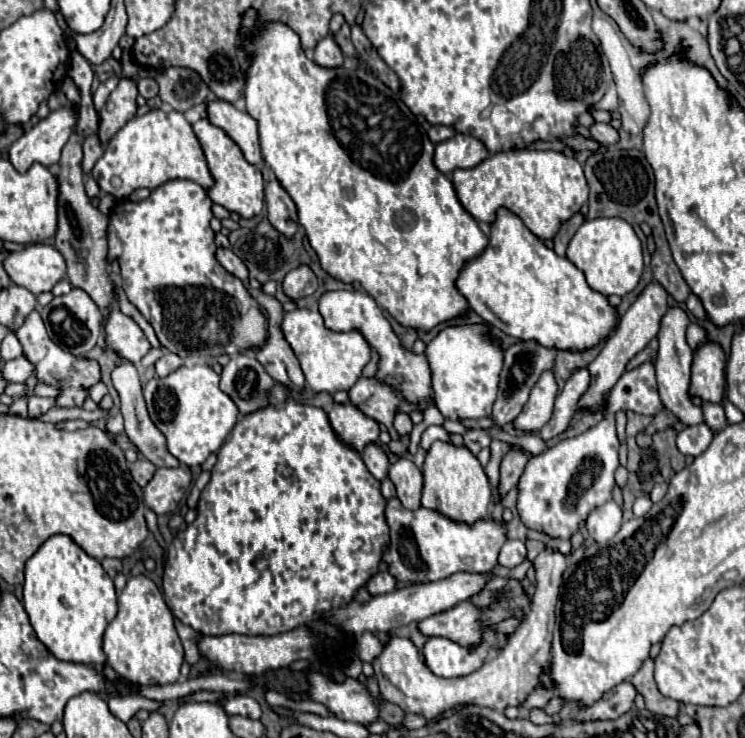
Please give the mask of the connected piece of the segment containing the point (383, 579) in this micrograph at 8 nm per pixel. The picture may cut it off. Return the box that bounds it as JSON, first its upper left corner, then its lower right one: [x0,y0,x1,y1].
[368,572,398,596]

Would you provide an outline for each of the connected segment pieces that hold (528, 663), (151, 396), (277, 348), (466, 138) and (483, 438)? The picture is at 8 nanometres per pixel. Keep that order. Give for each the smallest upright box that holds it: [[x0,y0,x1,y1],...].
[[374,550,566,720],[144,366,238,466],[256,290,304,394],[434,134,488,174],[464,428,490,454]]

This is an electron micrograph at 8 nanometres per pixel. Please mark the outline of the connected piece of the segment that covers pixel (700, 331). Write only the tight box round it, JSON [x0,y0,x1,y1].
[686,322,708,350]

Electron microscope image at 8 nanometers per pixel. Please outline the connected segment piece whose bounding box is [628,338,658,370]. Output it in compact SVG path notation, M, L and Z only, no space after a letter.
M652 338L652 340L648 342L648 346L646 346L642 352L638 352L638 354L630 360L628 370L634 370L634 368L638 368L638 366L640 366L640 364L644 364L644 362L654 362L656 352L658 352L658 340L656 340L656 338Z

